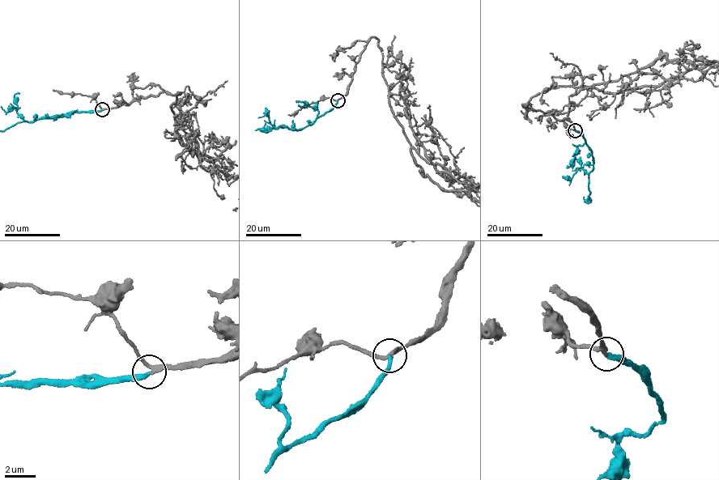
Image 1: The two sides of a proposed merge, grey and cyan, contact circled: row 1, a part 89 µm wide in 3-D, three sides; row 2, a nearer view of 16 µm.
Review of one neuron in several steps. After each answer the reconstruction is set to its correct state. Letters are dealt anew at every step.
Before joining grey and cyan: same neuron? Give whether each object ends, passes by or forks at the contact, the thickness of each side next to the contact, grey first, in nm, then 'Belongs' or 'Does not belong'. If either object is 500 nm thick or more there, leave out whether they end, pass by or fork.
At the ring grey passes by. At the ring cyan ends. Thickness 260 nm (grey) against 280 nm. Belongs

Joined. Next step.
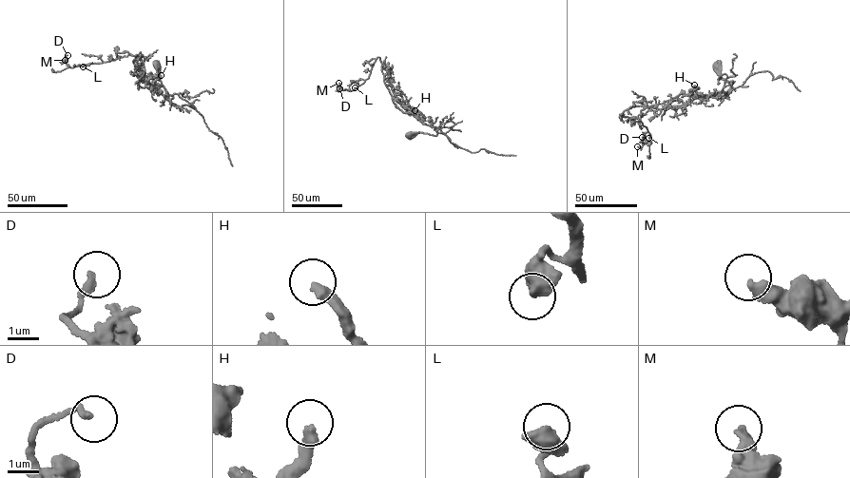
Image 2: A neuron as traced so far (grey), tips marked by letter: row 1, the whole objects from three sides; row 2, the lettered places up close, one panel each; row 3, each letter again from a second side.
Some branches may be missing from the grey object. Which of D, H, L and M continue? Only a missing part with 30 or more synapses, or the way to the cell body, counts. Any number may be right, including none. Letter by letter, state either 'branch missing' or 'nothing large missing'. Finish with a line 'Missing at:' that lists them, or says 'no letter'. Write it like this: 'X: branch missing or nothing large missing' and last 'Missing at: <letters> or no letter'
D: nothing large missing
H: branch missing
L: nothing large missing
M: nothing large missing
Missing at: H

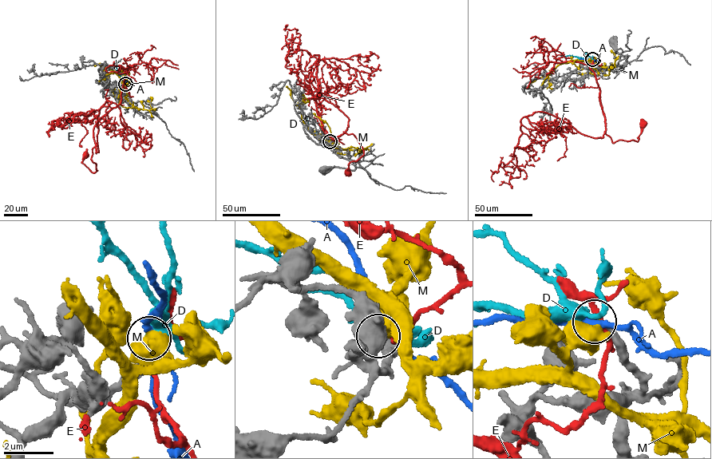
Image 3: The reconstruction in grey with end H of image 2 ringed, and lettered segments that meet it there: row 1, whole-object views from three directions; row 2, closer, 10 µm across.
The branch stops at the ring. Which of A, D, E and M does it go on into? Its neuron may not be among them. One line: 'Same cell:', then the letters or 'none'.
Same cell: D

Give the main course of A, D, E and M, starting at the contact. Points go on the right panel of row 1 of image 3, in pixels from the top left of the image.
A: (592, 59), (580, 59)
D: (592, 59), (560, 57)
E: (592, 60), (588, 65), (599, 86), (605, 131), (611, 141), (637, 141), (642, 124)
M: (592, 59), (590, 61), (578, 60), (560, 64), (547, 75), (531, 83), (528, 88)

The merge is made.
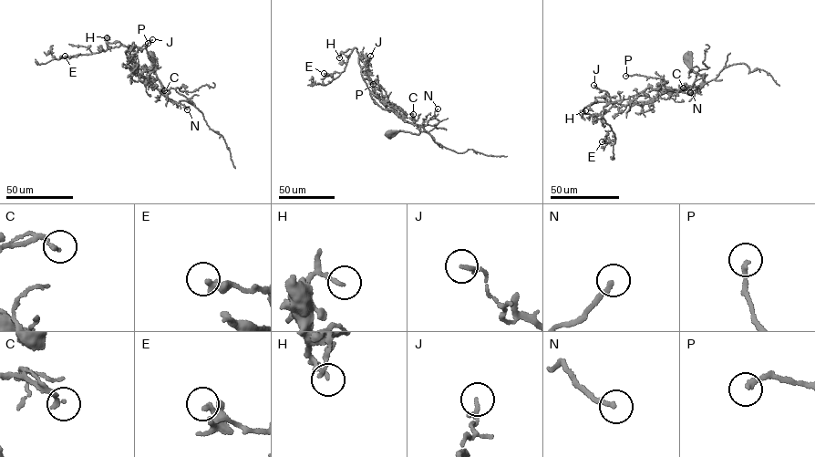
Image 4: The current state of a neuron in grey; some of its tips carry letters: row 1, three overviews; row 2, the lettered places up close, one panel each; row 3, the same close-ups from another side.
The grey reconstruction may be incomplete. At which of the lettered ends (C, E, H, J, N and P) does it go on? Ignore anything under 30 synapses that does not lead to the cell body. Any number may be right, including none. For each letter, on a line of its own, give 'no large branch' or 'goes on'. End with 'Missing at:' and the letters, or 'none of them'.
C: no large branch
E: no large branch
H: no large branch
J: no large branch
N: no large branch
P: no large branch
Missing at: none of them

